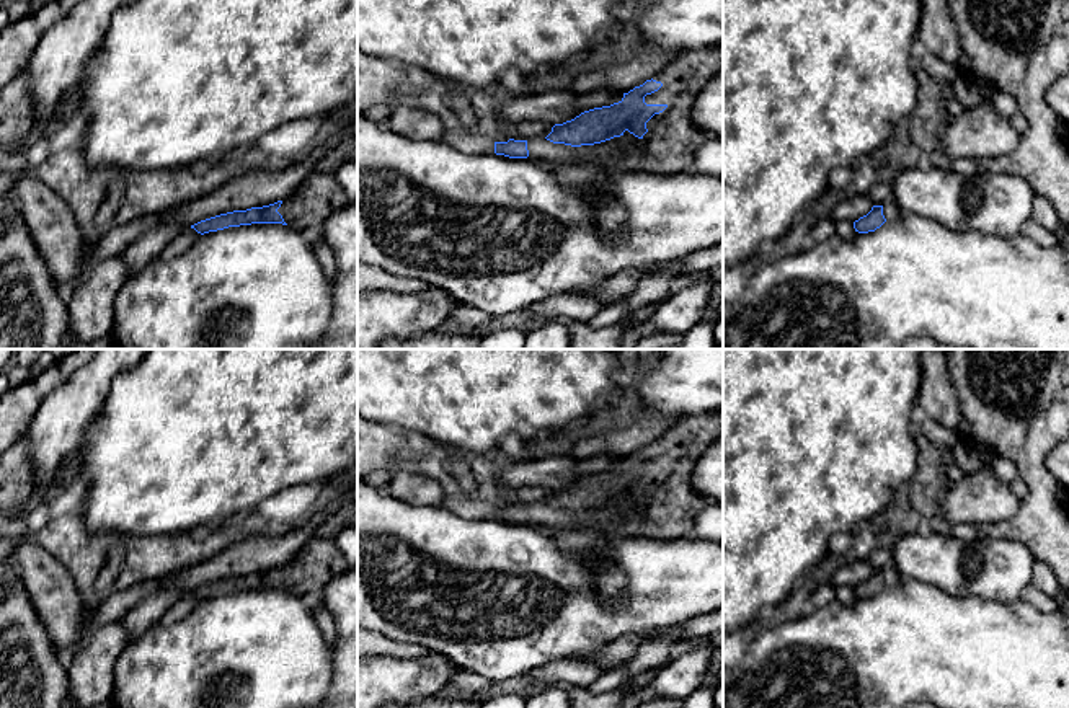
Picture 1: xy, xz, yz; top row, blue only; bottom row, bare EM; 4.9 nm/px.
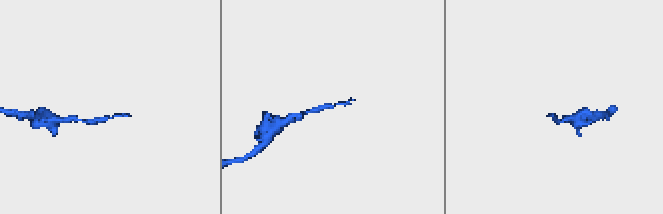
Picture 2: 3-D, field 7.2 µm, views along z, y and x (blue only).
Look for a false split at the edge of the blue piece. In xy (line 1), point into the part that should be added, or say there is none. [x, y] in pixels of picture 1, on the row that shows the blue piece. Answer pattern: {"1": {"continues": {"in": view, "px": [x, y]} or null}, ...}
{"1": {"continues": {"in": "xy", "px": [320, 194]}}}

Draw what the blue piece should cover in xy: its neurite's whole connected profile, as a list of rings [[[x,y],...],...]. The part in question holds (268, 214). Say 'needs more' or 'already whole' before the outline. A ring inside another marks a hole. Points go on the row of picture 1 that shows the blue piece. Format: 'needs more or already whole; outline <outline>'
needs more; outline [[[312,173],[284,201],[246,210],[233,210],[201,220],[191,228],[204,235],[228,227],[251,223],[282,223],[289,225],[305,237],[307,241],[322,240],[323,222],[339,207],[349,202],[343,186],[335,173]]]

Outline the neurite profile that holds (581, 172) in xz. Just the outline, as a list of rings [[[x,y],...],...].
[[[625,131],[620,137],[594,144],[588,152],[563,163],[550,163],[550,168],[566,189],[589,189],[610,173],[609,168],[599,163],[602,158],[610,158],[615,153],[627,155],[641,144],[643,139]]]

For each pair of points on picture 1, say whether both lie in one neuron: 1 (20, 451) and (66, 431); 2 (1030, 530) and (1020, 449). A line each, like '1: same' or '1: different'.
1: different
2: same

